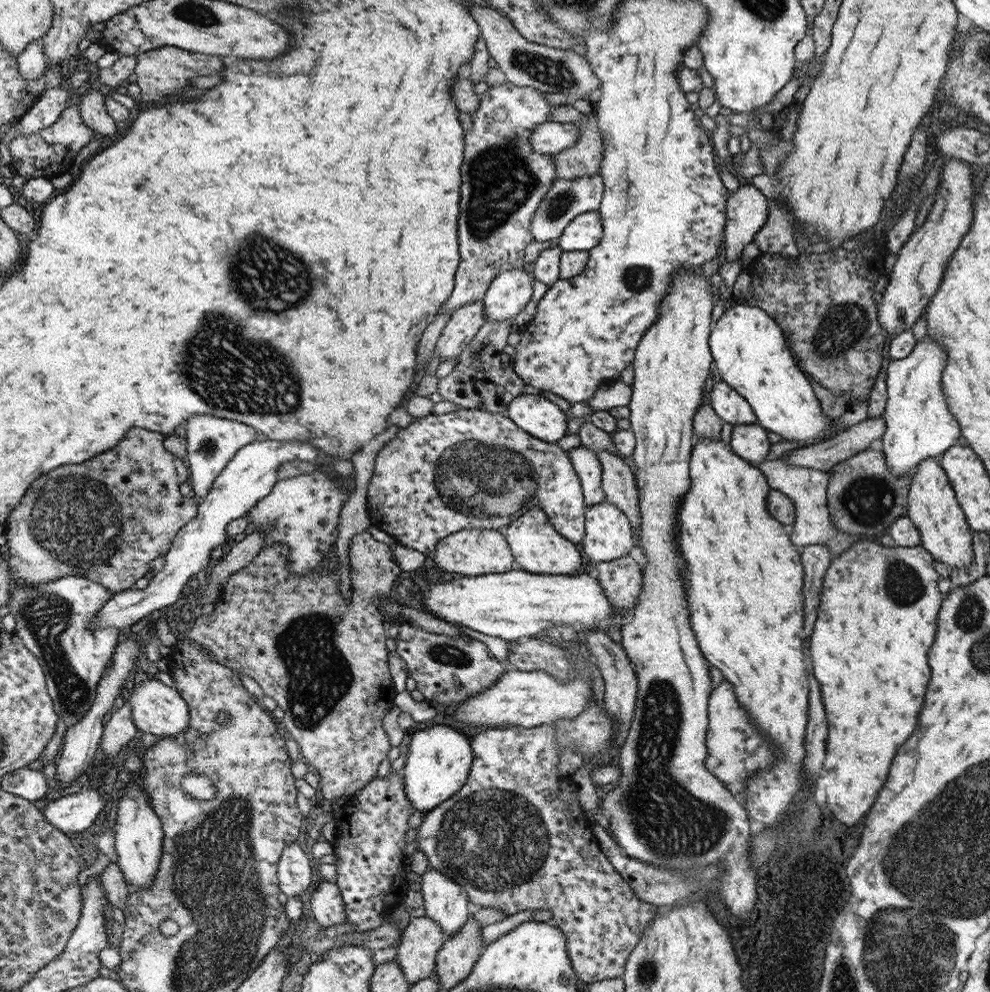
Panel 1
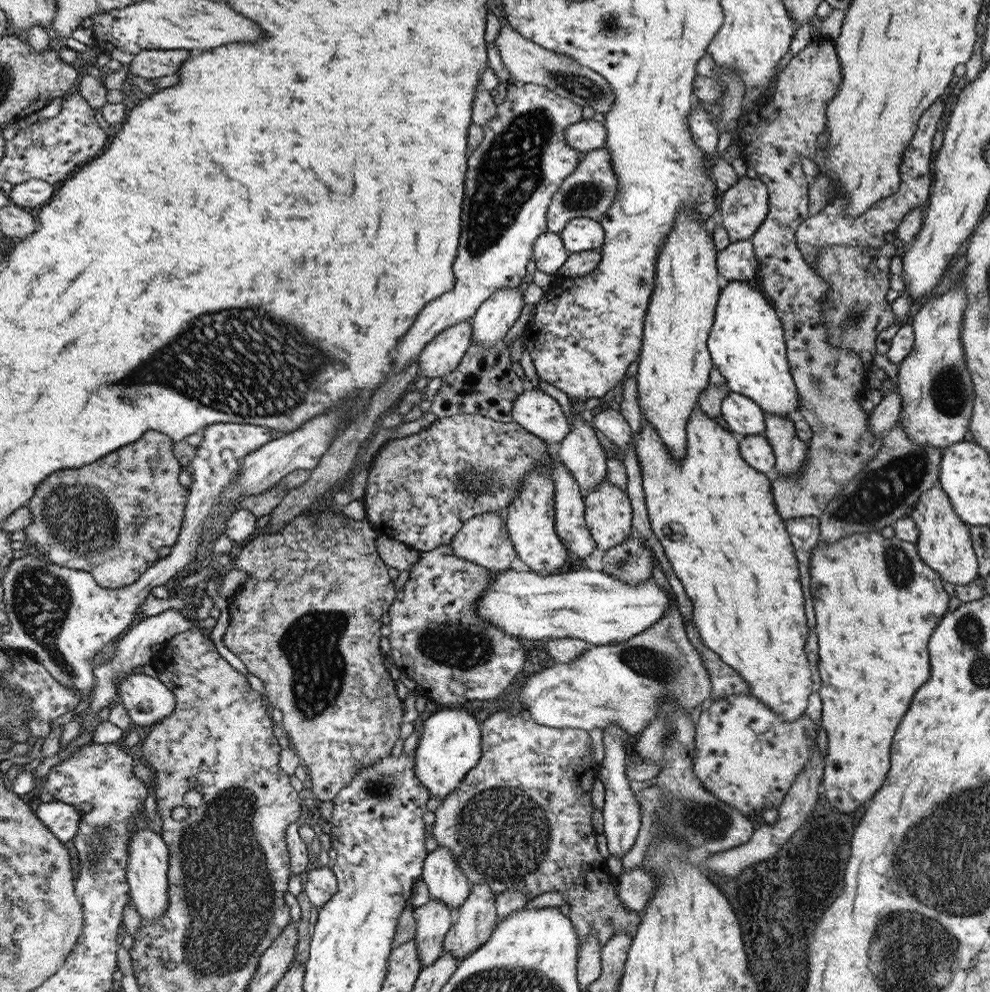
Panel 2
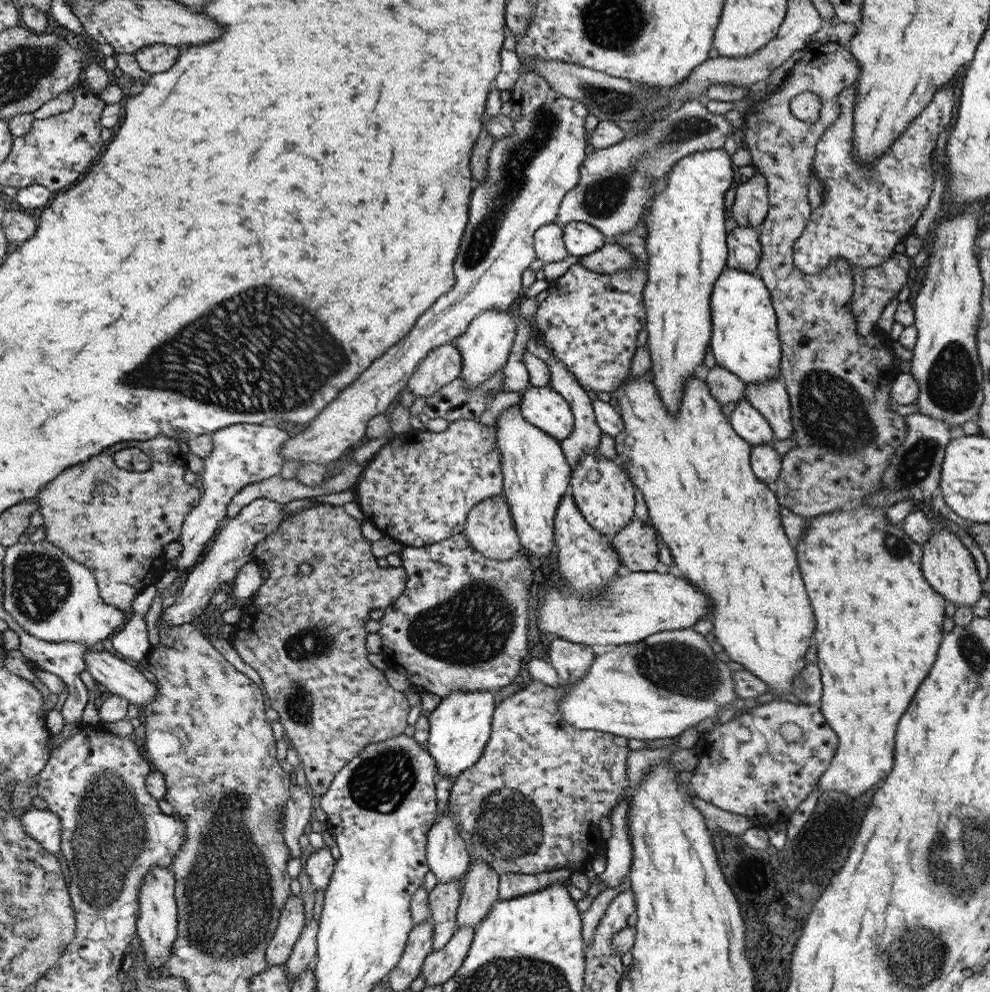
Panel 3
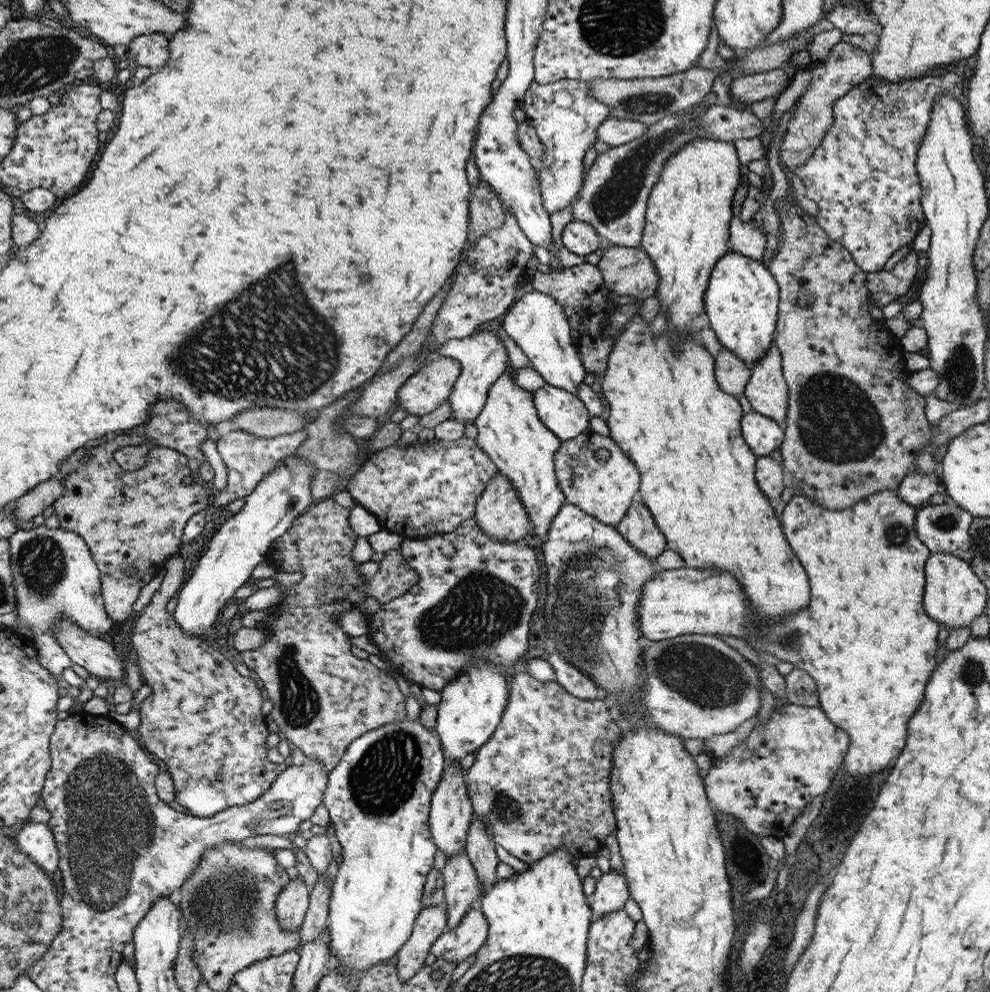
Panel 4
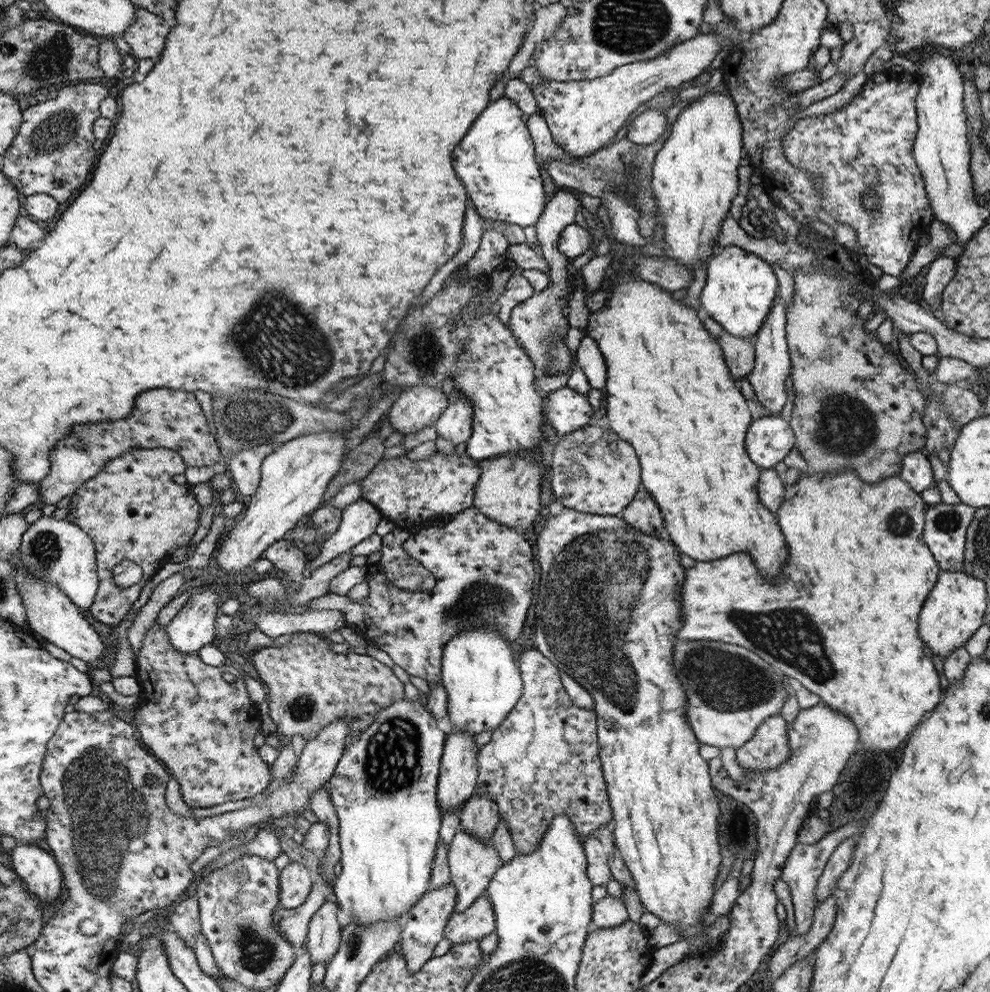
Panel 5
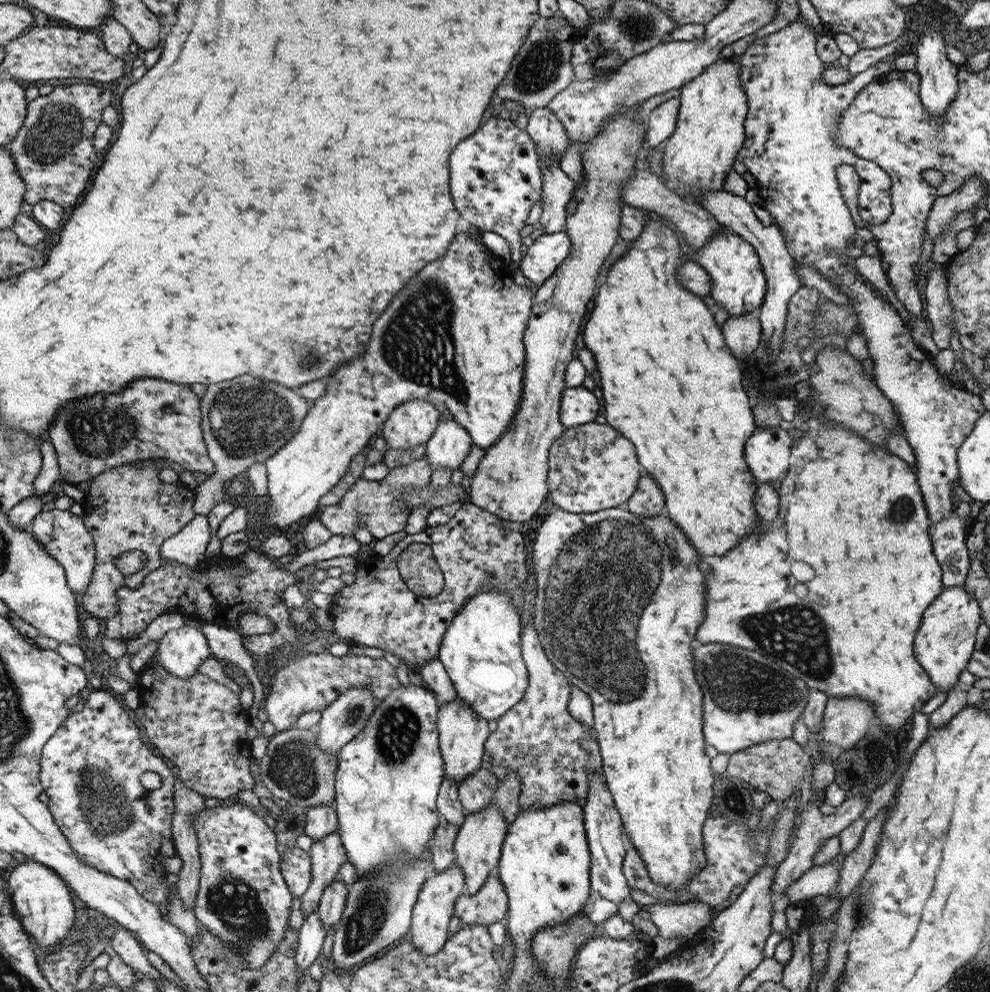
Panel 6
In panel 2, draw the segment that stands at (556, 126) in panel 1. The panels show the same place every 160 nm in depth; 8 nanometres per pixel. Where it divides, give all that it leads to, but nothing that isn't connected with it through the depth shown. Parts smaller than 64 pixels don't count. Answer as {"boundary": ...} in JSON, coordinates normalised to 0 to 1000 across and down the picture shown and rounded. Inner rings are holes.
{"boundary":[[[589,120],[575,127],[571,132],[571,140],[585,154],[595,154],[611,147],[613,129],[610,124],[600,120]]]}

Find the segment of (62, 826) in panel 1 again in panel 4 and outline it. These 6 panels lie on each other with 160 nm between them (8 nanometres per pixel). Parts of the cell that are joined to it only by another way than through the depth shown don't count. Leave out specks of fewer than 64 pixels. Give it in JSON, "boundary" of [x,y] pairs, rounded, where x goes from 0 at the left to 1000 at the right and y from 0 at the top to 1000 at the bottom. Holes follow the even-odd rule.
{"boundary":[[[28,829],[15,838],[14,847],[20,858],[27,861],[44,879],[59,877],[59,858],[57,845],[48,836],[48,831]]]}

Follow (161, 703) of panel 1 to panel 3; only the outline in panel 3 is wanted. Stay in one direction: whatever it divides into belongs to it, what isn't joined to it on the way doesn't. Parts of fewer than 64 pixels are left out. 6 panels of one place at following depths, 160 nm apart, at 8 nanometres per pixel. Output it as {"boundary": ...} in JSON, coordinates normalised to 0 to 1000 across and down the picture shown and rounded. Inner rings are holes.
{"boundary":[[[107,655],[86,657],[87,676],[91,677],[96,688],[113,701],[124,702],[129,708],[143,714],[157,705],[160,692],[152,690],[139,674]]]}

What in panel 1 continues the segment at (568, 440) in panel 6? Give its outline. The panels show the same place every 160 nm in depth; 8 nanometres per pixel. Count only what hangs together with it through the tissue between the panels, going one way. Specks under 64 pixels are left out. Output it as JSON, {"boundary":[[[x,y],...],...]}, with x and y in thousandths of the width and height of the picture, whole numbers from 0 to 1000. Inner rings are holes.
{"boundary":[[[616,505],[594,511],[593,541],[586,549],[598,567],[618,567],[634,559],[640,550],[634,523],[630,515]]]}

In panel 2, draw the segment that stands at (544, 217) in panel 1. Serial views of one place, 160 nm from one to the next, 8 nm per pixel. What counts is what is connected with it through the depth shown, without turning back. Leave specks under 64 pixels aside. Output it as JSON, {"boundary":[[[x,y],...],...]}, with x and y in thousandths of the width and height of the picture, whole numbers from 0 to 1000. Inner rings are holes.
{"boundary":[[[608,148],[585,160],[581,173],[569,183],[565,194],[559,198],[555,207],[553,219],[553,232],[565,235],[572,230],[573,224],[580,220],[599,220],[606,224],[610,216],[615,214],[625,195],[625,179],[619,170],[617,155],[612,148]]]}

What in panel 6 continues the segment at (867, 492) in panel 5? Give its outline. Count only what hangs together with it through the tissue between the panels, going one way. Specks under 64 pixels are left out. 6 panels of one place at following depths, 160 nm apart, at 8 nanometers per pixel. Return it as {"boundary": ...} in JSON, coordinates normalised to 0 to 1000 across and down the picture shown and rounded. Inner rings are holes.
{"boundary":[[[820,419],[813,425],[816,433],[808,443],[800,445],[797,475],[788,488],[786,518],[776,526],[767,537],[756,539],[729,560],[711,560],[718,573],[712,580],[714,608],[711,627],[704,635],[702,644],[710,648],[736,649],[740,652],[759,655],[770,660],[780,668],[788,670],[796,678],[812,684],[819,696],[830,697],[841,703],[867,703],[879,707],[884,714],[884,729],[896,737],[906,737],[917,725],[947,698],[937,678],[925,665],[923,646],[929,633],[933,616],[951,598],[953,579],[942,557],[939,540],[939,523],[934,511],[932,498],[922,472],[911,462],[898,457],[895,453],[882,449],[872,440],[857,430],[836,427],[832,419]],[[801,567],[814,567],[822,575],[822,585],[814,587],[814,601],[806,603],[802,599],[802,588],[797,571]]]}

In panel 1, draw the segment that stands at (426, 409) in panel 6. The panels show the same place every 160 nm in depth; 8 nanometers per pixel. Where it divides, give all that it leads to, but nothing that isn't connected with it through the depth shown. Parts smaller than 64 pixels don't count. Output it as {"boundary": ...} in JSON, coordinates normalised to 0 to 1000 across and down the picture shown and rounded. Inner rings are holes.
{"boundary":[[[488,303],[475,305],[462,311],[441,343],[439,358],[448,364],[460,362],[492,325]]]}

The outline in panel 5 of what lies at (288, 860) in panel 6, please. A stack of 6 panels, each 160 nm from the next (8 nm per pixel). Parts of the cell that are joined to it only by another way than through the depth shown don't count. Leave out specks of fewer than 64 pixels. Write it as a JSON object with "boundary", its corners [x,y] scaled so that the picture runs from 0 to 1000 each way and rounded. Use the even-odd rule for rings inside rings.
{"boundary":[[[293,868],[284,882],[283,914],[287,917],[303,914],[309,909],[315,892],[311,875],[303,868]]]}

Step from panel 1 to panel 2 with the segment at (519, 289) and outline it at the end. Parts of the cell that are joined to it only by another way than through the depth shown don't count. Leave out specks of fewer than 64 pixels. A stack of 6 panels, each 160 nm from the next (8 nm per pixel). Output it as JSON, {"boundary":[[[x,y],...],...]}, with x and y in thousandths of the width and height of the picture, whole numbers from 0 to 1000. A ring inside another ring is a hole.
{"boundary":[[[505,290],[505,293],[501,293],[501,296],[484,308],[484,314],[476,322],[478,345],[487,350],[501,348],[525,321],[525,313],[530,306],[529,292]]]}

